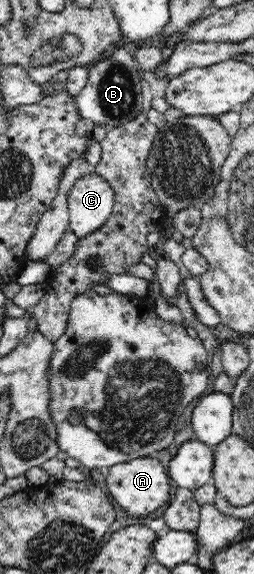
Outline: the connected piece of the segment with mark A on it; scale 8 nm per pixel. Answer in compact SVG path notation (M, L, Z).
M155 455L138 457L128 463L114 465L102 472L99 475L99 480L107 485L112 497L135 517L144 518L150 513L154 513L170 499L171 477L169 473L166 473L162 461L159 461Z

